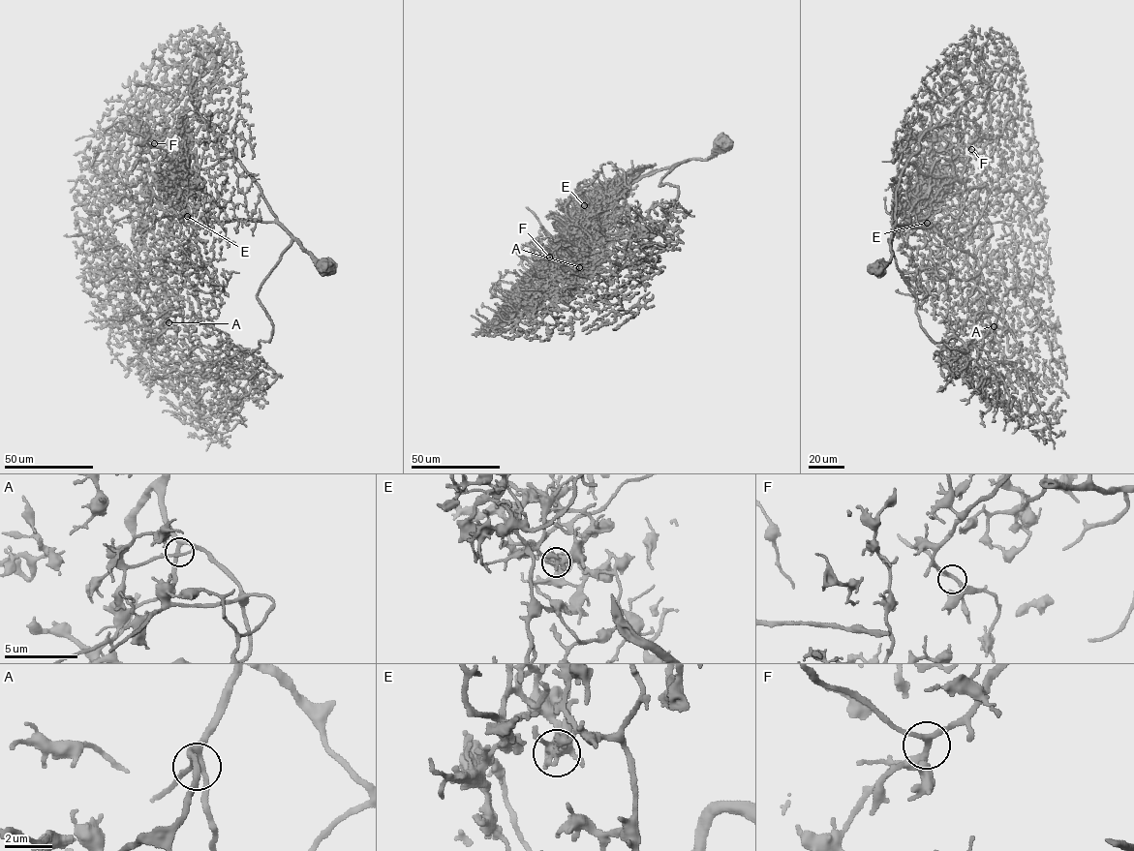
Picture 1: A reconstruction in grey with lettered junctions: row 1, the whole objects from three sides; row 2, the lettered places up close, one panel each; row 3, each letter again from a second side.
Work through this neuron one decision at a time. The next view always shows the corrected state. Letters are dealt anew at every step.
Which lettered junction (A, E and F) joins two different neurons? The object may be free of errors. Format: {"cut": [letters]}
{"cut": ["E"]}

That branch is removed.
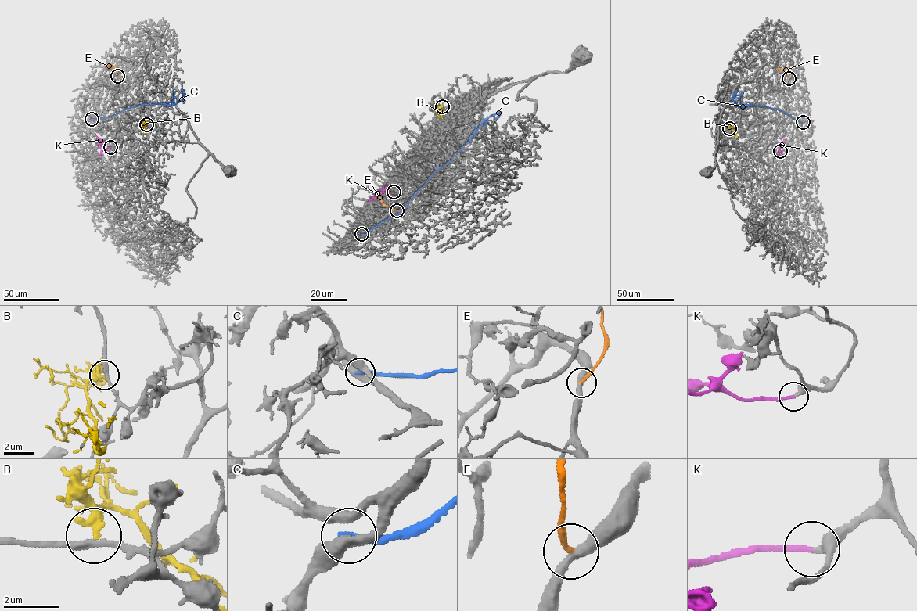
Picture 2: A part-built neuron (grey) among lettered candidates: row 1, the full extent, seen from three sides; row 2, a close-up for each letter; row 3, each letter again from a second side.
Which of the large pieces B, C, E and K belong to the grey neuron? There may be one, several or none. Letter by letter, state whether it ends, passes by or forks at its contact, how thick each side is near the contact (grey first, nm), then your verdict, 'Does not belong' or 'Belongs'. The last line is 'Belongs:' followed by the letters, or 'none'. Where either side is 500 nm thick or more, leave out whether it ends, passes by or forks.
B: It ends there. Thickness 240 nm (grey) against 320 nm. Does not belong
C: It ends there. Thickness 440 nm (grey) against 240 nm. Does not belong
E: It ends there. Thickness 360 nm (grey) against 200 nm. Does not belong
K: It ends there. Thickness 300 nm (grey) against 200 nm. Belongs
Belongs: K

